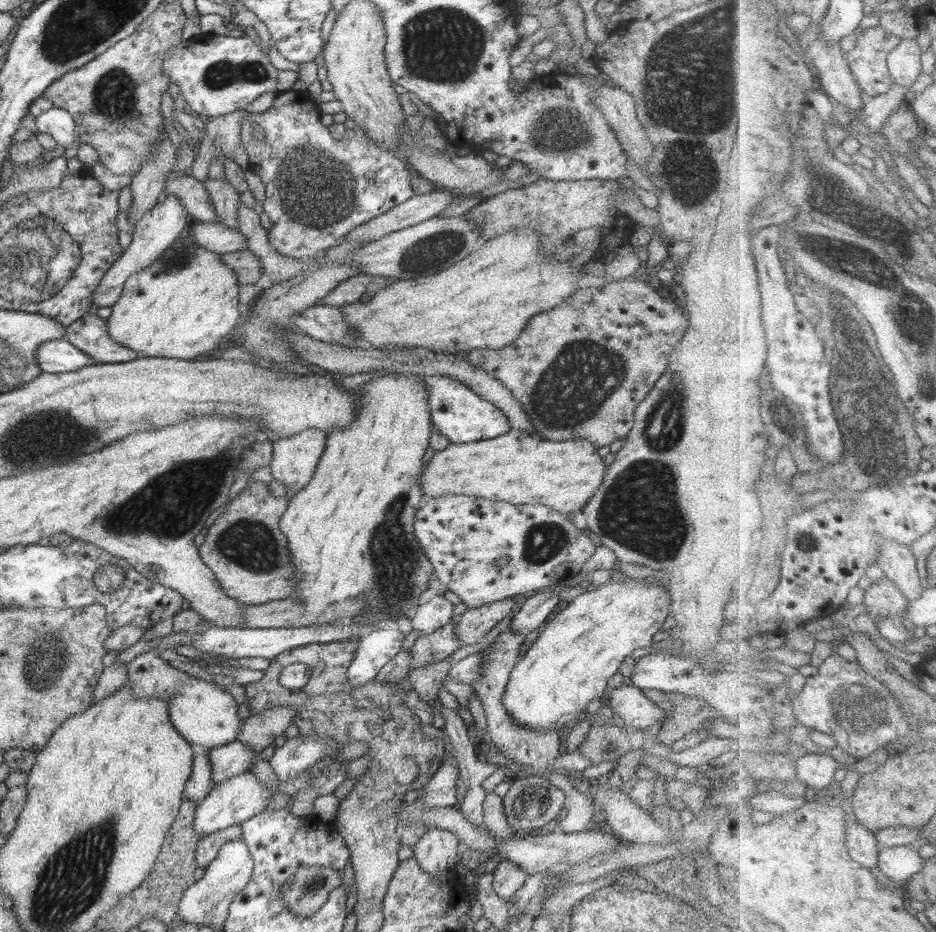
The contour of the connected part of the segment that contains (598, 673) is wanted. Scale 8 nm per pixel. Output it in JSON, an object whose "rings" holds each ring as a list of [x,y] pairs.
{"rings":[[[654,576],[641,580],[624,577],[622,582],[615,583],[611,580],[598,587],[590,586],[574,601],[558,608],[526,654],[518,658],[505,686],[501,699],[516,724],[535,728],[539,732],[558,732],[563,726],[572,727],[585,715],[585,710],[593,699],[603,698],[606,683],[619,672],[624,658],[651,649],[654,644],[652,636],[661,630],[671,612],[672,595],[672,592],[666,591],[660,583],[656,584],[653,580]]]}

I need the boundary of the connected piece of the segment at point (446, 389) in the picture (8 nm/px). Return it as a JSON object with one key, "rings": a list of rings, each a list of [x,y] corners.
{"rings":[[[440,375],[423,376],[422,381],[426,385],[431,420],[440,431],[440,436],[446,436],[452,444],[489,440],[502,436],[511,429],[508,417],[495,404],[476,394],[462,382]]]}

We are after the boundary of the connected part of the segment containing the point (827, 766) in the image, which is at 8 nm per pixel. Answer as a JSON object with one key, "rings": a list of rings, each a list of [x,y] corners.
{"rings":[[[809,751],[796,760],[800,780],[816,790],[830,791],[830,784],[835,781],[836,770],[843,765],[830,755],[830,752]]]}

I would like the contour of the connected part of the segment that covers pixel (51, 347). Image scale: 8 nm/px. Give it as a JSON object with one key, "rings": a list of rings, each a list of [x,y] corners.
{"rings":[[[65,339],[48,340],[40,344],[36,350],[36,363],[40,371],[58,375],[64,372],[76,372],[80,368],[96,364],[94,360]]]}

